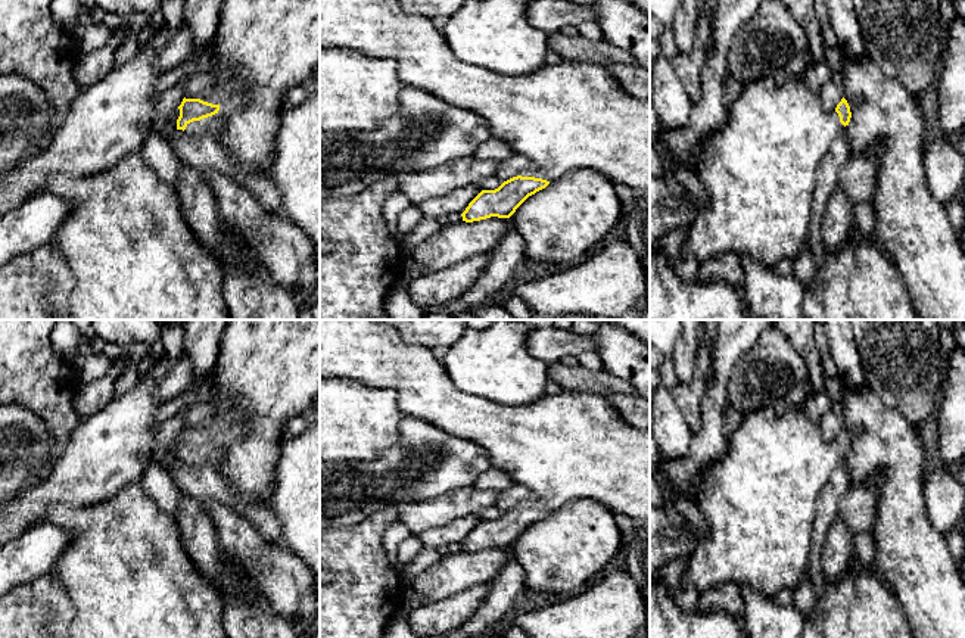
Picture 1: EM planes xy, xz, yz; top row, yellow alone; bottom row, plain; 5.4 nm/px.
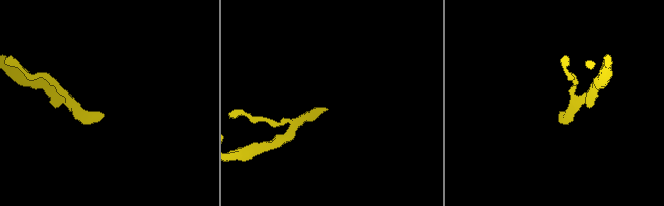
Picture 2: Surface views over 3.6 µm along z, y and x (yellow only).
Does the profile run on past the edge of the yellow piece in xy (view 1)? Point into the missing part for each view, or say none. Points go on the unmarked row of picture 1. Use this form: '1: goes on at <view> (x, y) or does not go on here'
1: goes on at xy (212, 456)

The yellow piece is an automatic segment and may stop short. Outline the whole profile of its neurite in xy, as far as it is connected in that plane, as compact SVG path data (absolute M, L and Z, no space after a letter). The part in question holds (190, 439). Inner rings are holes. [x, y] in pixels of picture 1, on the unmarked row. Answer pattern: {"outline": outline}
{"outline": "M183 429L177 460L183 460L192 466L214 466L217 467L227 446L239 435L239 430L228 430L222 435L212 435L200 429Z"}

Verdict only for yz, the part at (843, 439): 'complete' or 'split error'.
split error

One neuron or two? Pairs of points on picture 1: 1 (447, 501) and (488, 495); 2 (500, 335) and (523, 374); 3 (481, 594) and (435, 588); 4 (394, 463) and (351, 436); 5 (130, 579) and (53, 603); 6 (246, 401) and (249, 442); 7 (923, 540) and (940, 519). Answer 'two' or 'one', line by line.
1: one
2: one
3: two
4: two
5: two
6: one
7: two

